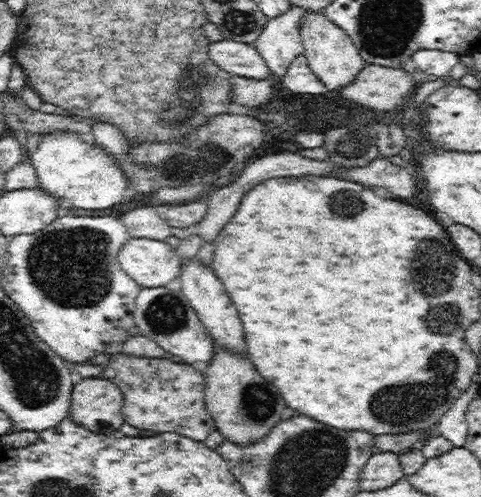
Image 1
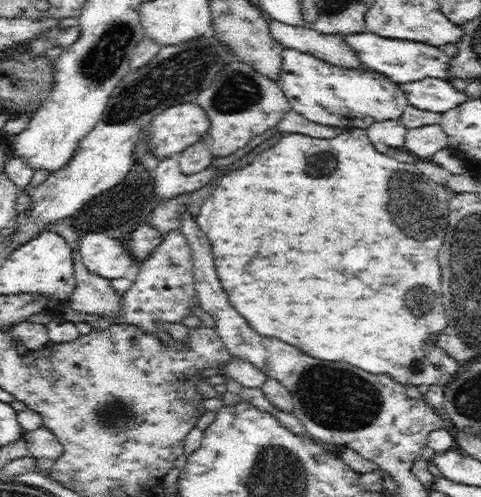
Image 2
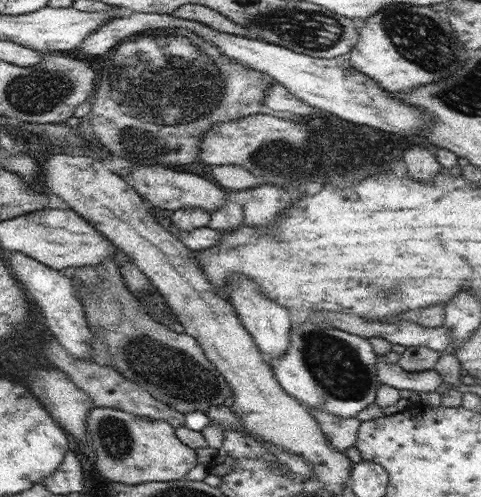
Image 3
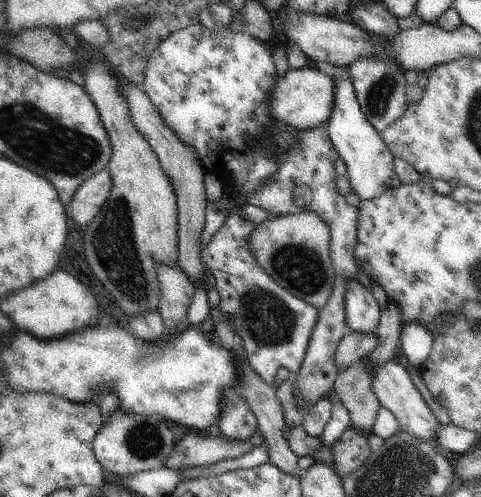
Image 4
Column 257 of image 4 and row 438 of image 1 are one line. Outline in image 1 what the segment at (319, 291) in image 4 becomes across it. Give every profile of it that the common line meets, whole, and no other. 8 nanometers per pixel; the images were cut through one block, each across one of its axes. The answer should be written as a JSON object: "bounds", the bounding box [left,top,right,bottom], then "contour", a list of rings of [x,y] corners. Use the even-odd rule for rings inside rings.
{"bounds":[204,344,286,448],"contour":[[[214,344],[214,358],[210,364],[204,366],[206,374],[206,410],[214,418],[216,430],[226,436],[228,442],[238,444],[242,448],[250,444],[258,444],[264,440],[276,424],[282,424],[282,412],[286,410],[286,402],[278,388],[270,382],[268,386],[260,386],[266,380],[252,368],[250,360],[240,358],[240,354],[234,354],[220,344]]]}

